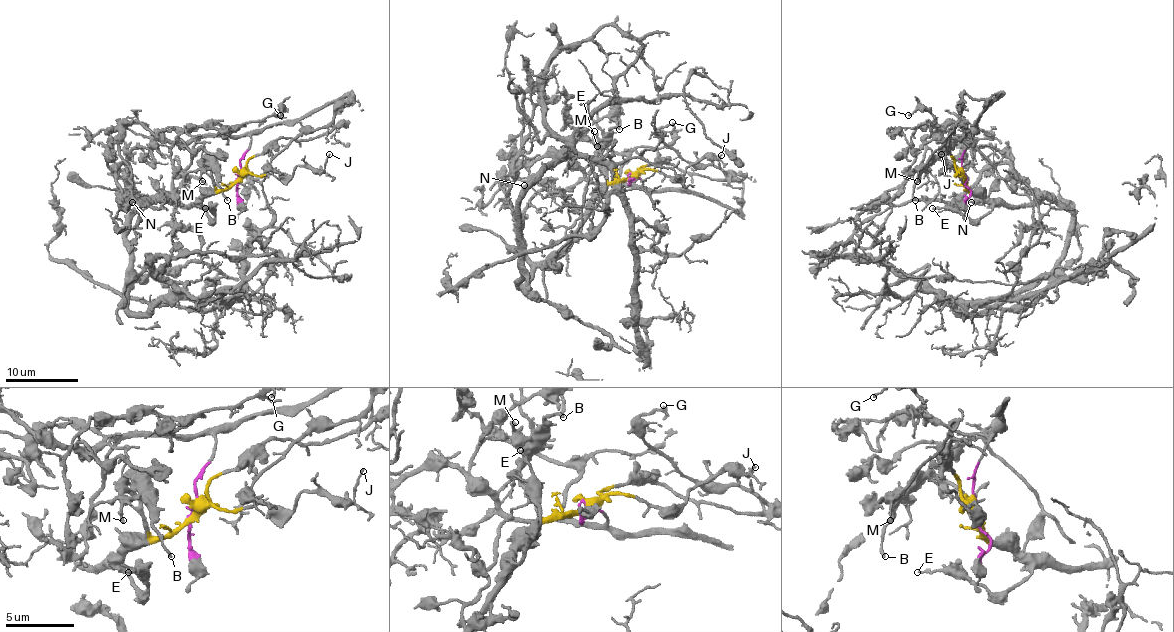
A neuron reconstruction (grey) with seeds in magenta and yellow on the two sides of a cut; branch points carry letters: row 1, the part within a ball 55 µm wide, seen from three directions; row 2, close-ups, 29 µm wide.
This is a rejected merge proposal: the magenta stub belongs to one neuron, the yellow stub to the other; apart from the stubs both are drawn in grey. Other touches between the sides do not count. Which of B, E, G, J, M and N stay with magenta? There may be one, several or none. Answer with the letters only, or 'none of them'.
G, N

